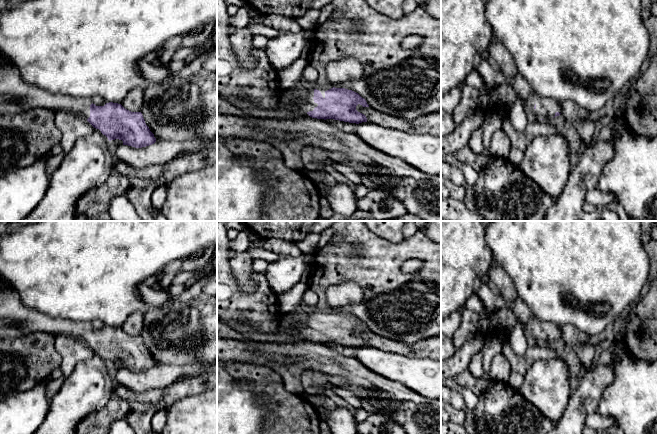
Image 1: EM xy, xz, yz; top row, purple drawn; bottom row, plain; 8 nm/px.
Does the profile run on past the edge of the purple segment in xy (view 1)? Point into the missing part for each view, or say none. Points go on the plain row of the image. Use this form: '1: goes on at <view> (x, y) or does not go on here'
1: goes on at xy (11, 307)

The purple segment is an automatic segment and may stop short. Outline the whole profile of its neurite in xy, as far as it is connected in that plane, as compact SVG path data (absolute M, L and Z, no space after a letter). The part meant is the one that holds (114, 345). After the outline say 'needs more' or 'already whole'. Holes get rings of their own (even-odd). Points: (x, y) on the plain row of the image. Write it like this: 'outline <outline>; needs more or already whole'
outline M0 277L0 318L19 321L23 334L45 332L67 335L87 344L109 365L119 363L123 369L142 372L156 366L141 336L131 336L121 328L109 326L96 330L90 321L54 318L23 305L20 296Z; needs more

